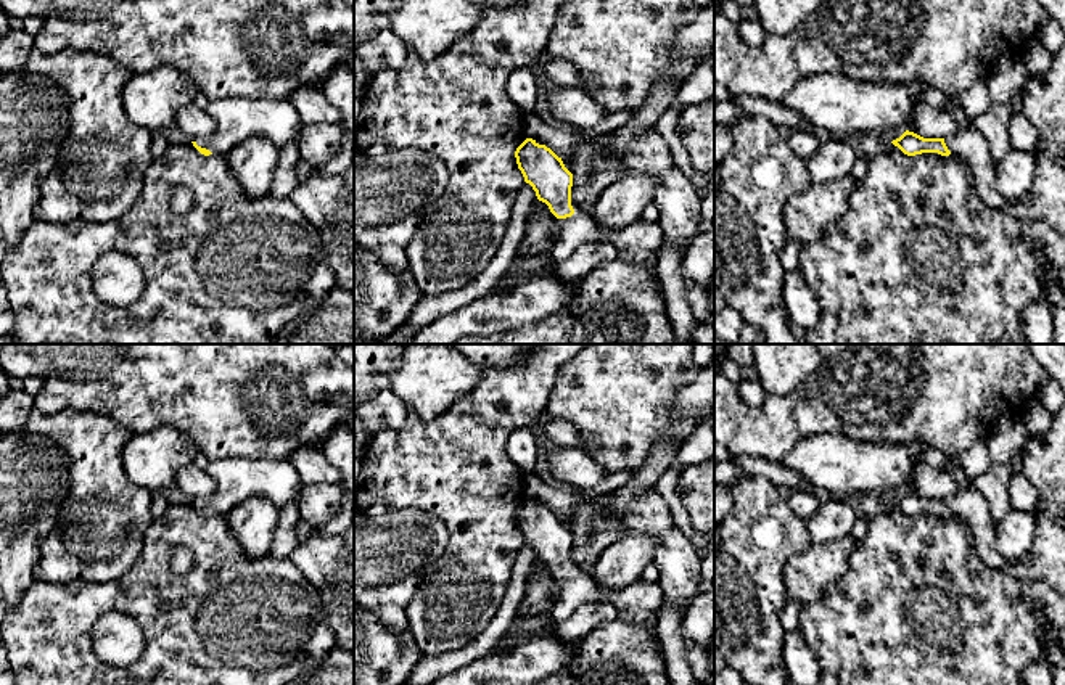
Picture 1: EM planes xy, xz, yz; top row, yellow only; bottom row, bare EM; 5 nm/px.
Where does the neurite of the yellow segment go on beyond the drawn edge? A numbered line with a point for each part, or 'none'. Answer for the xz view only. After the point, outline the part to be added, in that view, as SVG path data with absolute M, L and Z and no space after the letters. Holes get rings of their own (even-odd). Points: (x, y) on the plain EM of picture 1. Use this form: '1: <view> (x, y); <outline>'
1: xz (637, 602); M574 571L571 577L558 579L560 593L549 616L553 624L568 619L582 603L602 598L611 603L621 619L635 624L656 622L656 614L664 601L656 582L639 577L619 590L605 590L597 585L589 571Z

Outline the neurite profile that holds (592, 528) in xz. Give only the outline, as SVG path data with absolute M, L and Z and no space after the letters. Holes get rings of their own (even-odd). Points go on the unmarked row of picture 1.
M581 500L563 519L573 534L571 566L574 571L589 571L600 555L627 529L607 511L607 502L597 505Z

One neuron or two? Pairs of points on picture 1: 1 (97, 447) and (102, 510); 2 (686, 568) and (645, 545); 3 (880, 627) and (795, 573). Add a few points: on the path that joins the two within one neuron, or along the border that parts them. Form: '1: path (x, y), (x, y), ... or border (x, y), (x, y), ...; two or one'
1: path (97, 463), (100, 494); one
2: border (628, 528), (645, 533), (655, 541), (653, 560); two
3: border (848, 563), (847, 570), (816, 598), (800, 607); two

